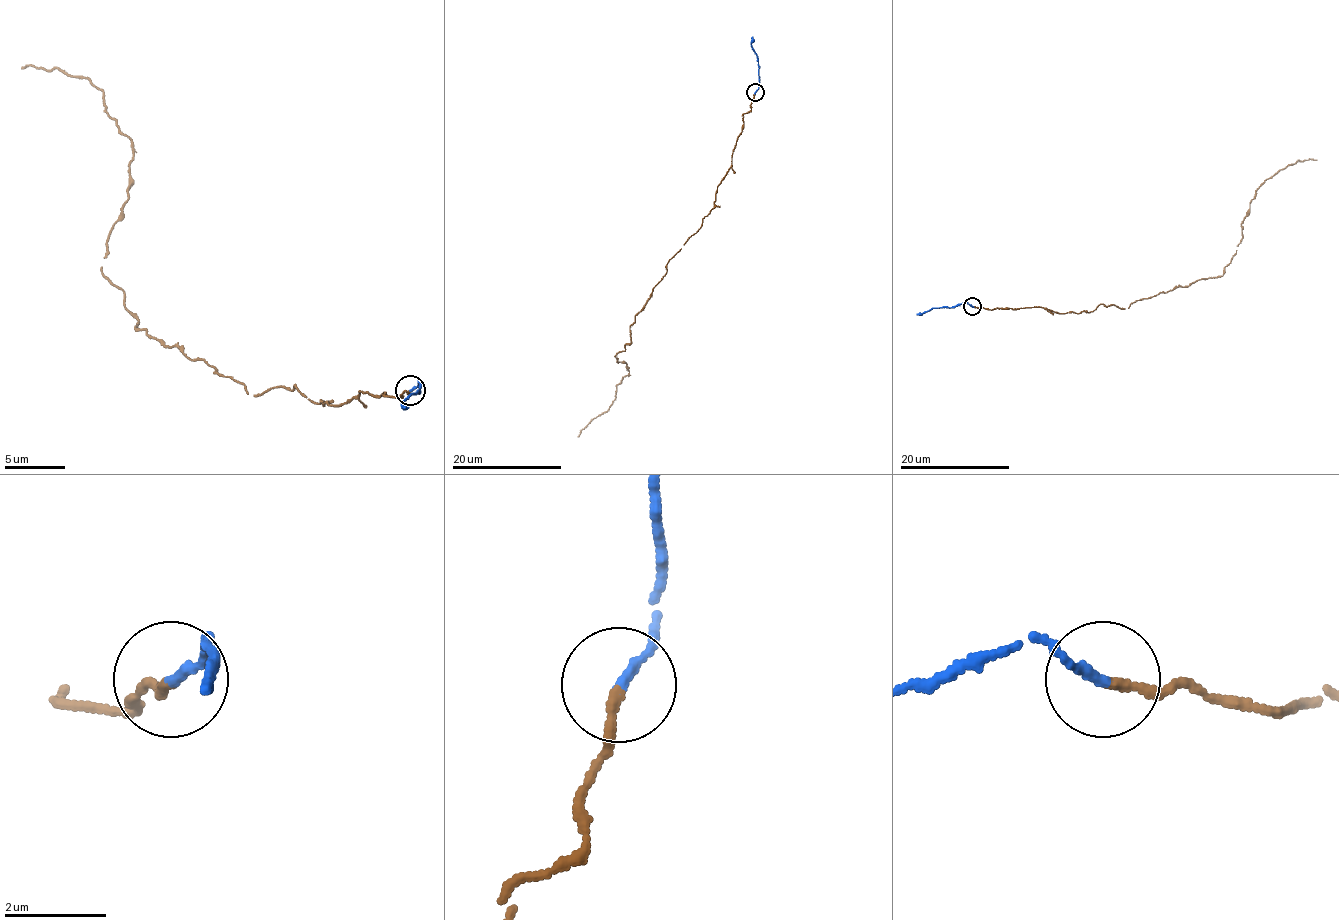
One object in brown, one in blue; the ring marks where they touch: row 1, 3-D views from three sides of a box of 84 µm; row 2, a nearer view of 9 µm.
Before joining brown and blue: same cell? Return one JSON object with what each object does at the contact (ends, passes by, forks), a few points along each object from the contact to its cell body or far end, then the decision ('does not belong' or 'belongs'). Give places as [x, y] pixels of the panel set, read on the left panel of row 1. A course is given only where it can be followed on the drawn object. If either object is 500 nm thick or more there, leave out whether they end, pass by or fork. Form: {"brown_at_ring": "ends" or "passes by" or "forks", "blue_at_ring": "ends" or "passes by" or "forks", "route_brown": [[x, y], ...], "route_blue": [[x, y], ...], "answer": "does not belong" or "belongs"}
{"brown_at_ring": "ends", "blue_at_ring": "ends", "route_brown": [[411, 391], [342, 406], [293, 385], [248, 394], [134, 327], [101, 267], [134, 153], [92, 81], [20, 69]], "route_blue": [[411, 391], [420, 382], [420, 391], [402, 406], [405, 409]], "answer": "belongs"}

